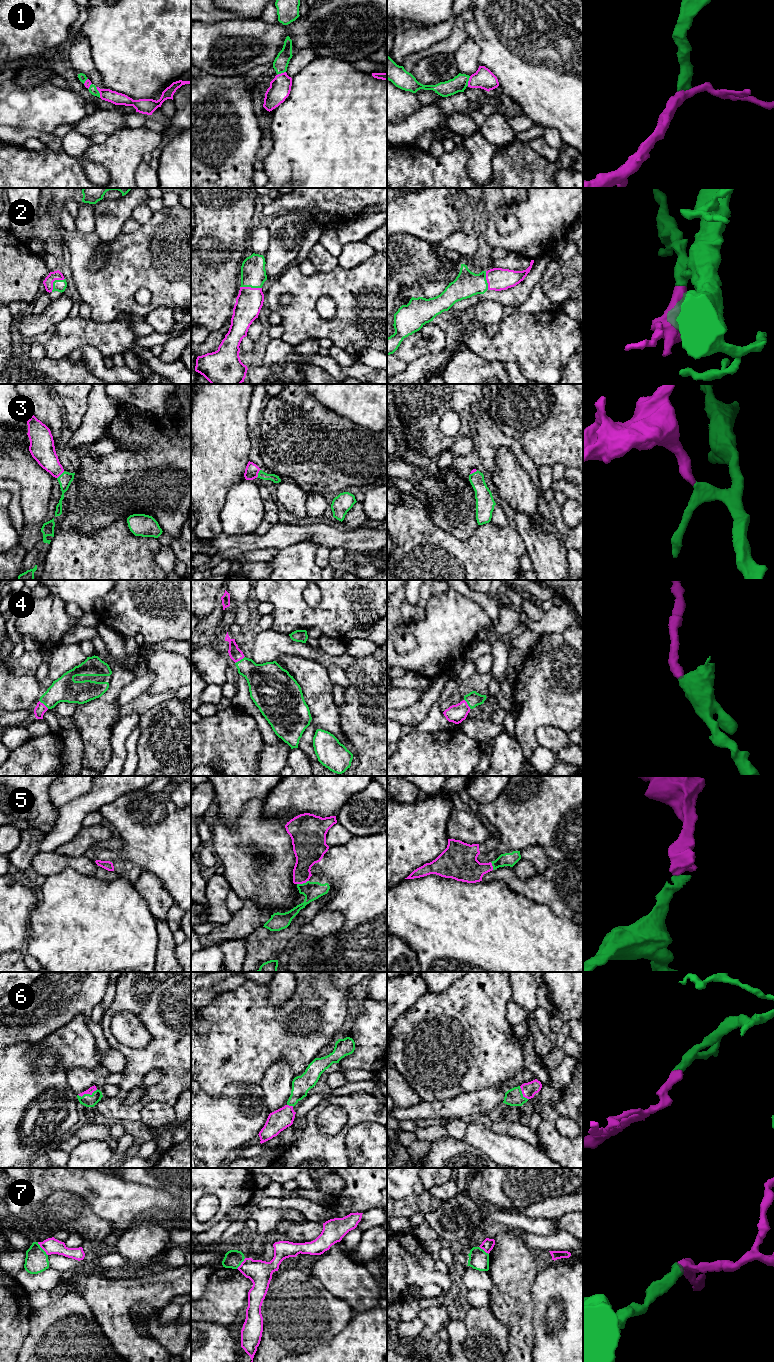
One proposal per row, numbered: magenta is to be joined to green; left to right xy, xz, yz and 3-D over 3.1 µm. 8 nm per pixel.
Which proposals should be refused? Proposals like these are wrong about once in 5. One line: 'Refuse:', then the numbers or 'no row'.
Refuse: 7

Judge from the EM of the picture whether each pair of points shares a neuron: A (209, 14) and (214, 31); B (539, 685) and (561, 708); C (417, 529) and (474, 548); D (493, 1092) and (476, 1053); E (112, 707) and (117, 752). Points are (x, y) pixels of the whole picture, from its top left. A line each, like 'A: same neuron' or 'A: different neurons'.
A: different neurons
B: same neuron
C: same neuron
D: different neurons
E: different neurons

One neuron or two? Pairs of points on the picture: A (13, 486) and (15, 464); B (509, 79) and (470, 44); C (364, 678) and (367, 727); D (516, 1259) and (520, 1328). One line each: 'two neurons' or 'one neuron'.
A: two neurons
B: two neurons
C: one neuron
D: one neuron

